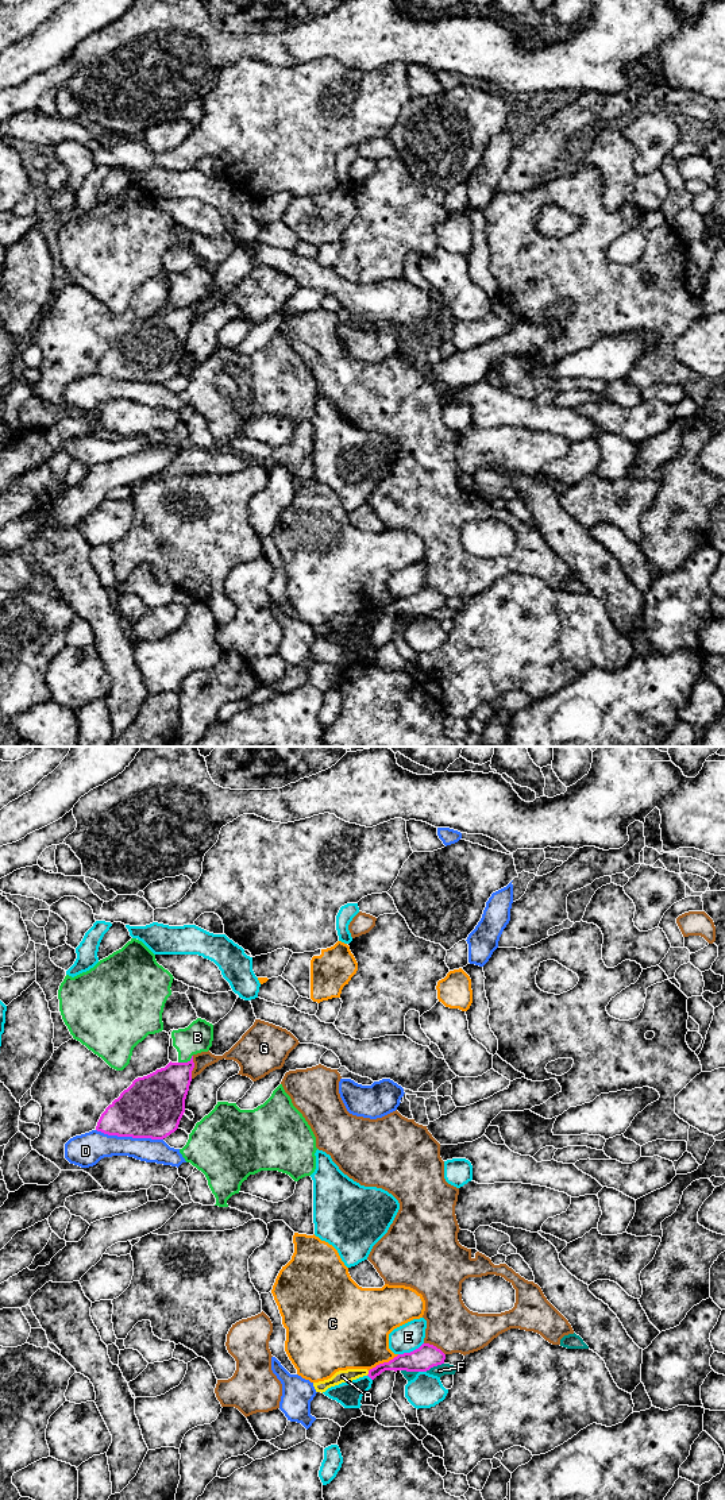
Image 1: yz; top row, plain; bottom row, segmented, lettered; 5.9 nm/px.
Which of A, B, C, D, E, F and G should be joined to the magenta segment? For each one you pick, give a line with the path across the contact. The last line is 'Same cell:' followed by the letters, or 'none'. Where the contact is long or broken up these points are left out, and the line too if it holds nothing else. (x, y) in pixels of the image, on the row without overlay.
A: Path across: yz (408, 605), (386, 609), (369, 617), (342, 620)
Same cell: A

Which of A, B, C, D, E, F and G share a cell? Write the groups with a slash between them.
A / B / C / D / E / F / G

